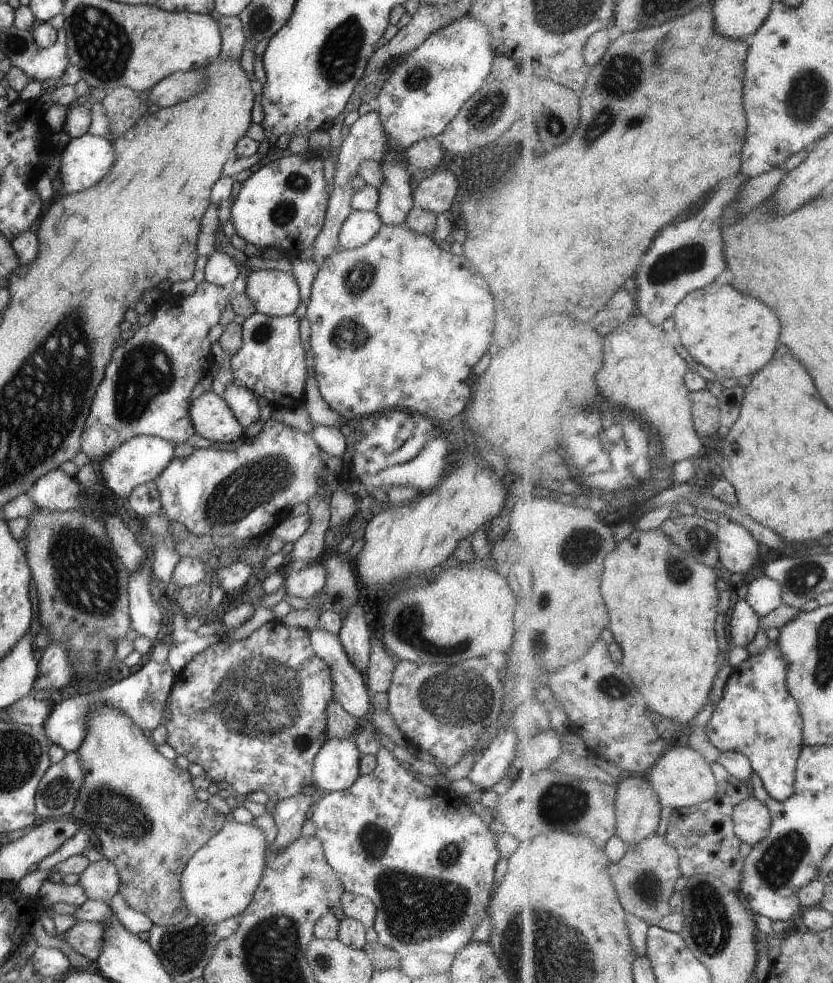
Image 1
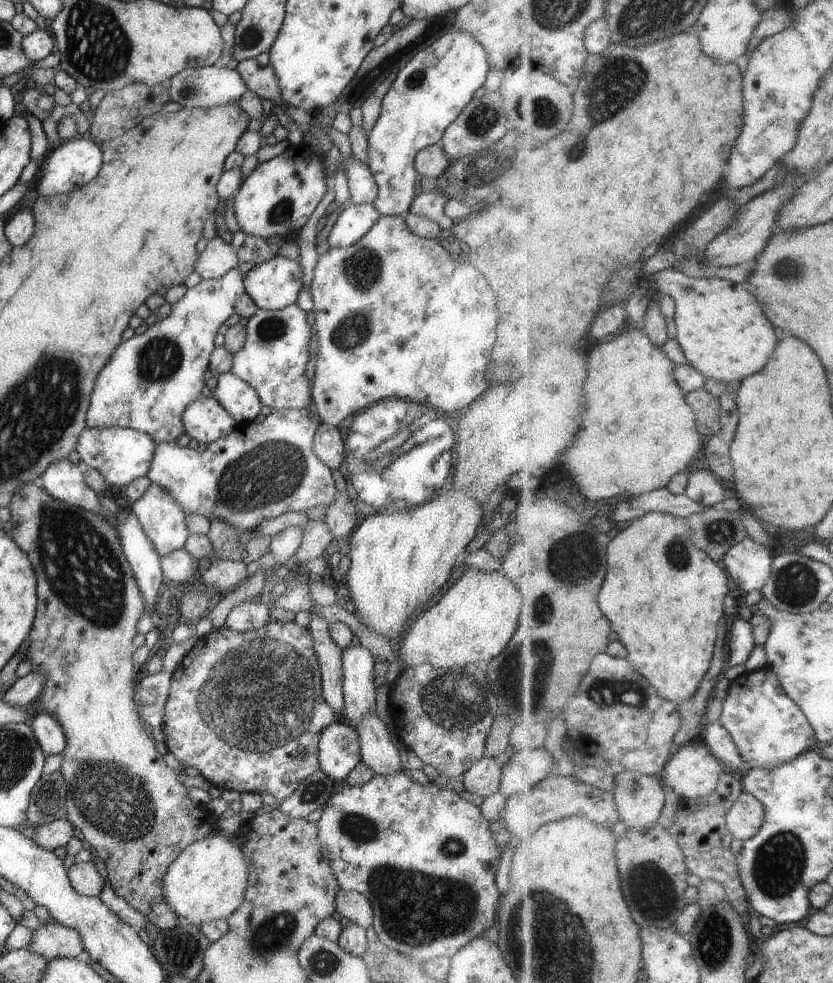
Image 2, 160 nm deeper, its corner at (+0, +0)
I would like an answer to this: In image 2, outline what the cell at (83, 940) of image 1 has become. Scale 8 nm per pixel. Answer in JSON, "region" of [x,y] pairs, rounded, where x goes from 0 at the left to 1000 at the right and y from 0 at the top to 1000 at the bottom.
{"region":[[[62,937],[54,938],[38,948],[37,958],[29,964],[52,973],[54,977],[65,975],[94,975],[101,968],[100,956],[95,948]]]}

